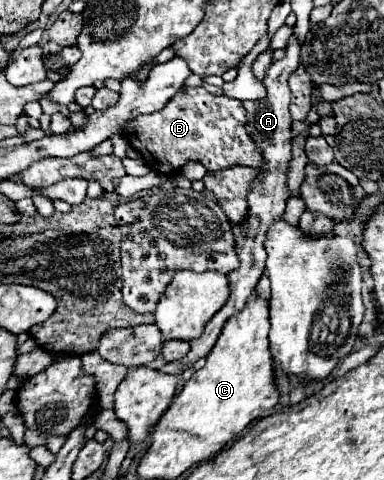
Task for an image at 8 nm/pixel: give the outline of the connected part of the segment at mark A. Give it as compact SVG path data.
M290 37L288 45L286 45L286 57L276 61L268 73L266 73L266 99L264 101L244 101L244 109L246 109L246 131L250 133L250 137L254 137L254 143L258 145L264 161L262 161L262 177L256 177L256 181L252 181L250 191L248 191L248 215L244 217L242 223L232 225L234 231L234 239L236 239L236 255L240 259L240 267L228 275L230 279L230 299L228 303L210 319L210 323L206 325L202 337L194 339L190 343L190 353L186 359L182 361L174 361L174 363L166 363L162 365L158 371L162 373L170 373L170 375L180 375L188 365L192 367L198 359L206 357L210 353L210 349L214 347L224 323L228 317L240 313L240 309L246 305L248 297L254 293L258 279L264 273L264 261L266 261L266 249L264 249L264 239L266 239L266 231L268 227L278 221L284 215L286 209L286 201L290 199L290 191L288 191L288 171L290 171L290 159L292 159L292 117L290 117L290 89L288 89L288 77L294 71L294 67L298 67L300 63L300 45L296 43L294 37Z

